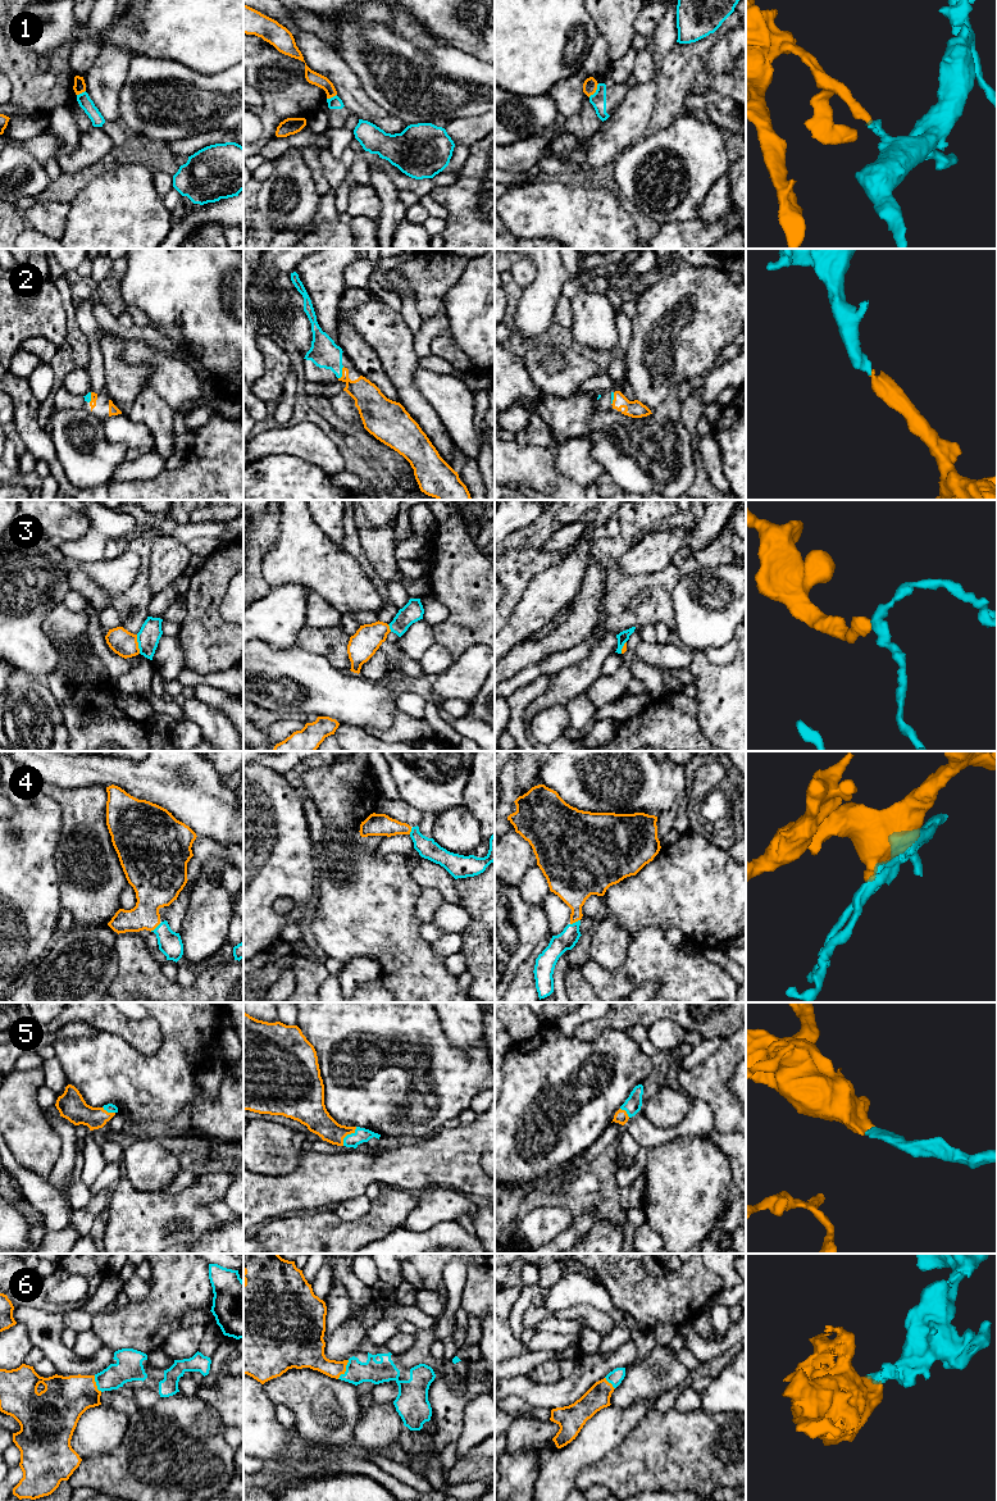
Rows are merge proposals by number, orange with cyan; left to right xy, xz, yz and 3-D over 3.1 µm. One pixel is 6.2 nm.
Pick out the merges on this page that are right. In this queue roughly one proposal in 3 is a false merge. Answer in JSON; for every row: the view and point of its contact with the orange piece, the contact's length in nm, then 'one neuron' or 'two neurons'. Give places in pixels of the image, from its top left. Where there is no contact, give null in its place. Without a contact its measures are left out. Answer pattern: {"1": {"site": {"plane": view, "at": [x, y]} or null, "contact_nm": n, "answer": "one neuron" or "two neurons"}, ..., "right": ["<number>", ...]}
{"1": {"site": {"plane": "yz", "at": [595, 91]}, "contact_nm": 110, "answer": "two neurons"}, "2": {"site": {"plane": "xz", "at": [342, 373]}, "contact_nm": 90, "answer": "one neuron"}, "3": {"site": {"plane": "xy", "at": [137, 644]}, "contact_nm": 120, "answer": "two neurons"}, "4": {"site": {"plane": "xy", "at": [155, 927]}, "contact_nm": 90, "answer": "one neuron"}, "5": {"site": {"plane": "xz", "at": [347, 1133]}, "contact_nm": 150, "answer": "one neuron"}, "6": {"site": {"plane": "xz", "at": [345, 1369]}, "contact_nm": 140, "answer": "one neuron"}, "right": ["2", "4", "5", "6"]}

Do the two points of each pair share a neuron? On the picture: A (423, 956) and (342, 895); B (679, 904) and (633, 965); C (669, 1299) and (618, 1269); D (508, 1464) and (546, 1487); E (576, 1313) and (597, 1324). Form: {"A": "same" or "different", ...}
{"A": "same", "B": "different", "C": "same", "D": "different", "E": "same"}

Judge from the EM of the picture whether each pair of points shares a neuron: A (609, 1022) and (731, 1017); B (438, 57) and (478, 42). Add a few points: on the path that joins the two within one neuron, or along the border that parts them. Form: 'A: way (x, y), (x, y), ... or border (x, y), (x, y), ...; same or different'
A: way (640, 1015), (681, 1015), (688, 1023), (700, 1023); same
B: border (431, 36), (441, 45), (455, 46), (481, 60); different

